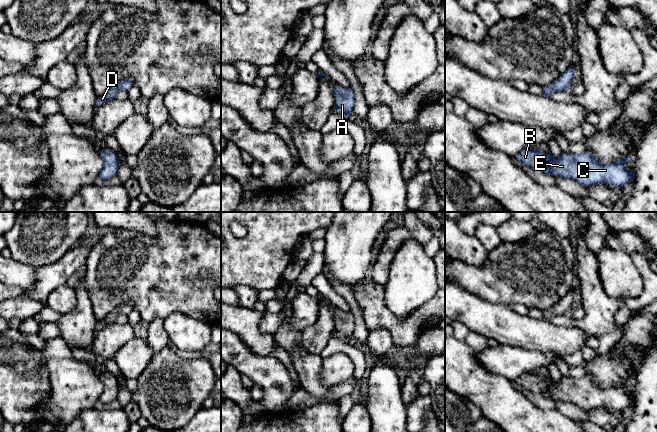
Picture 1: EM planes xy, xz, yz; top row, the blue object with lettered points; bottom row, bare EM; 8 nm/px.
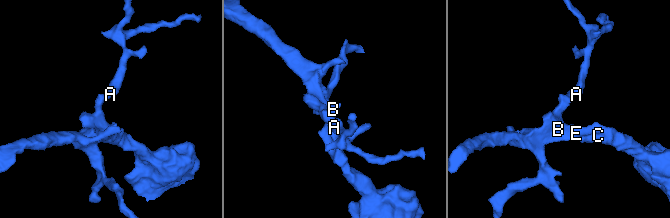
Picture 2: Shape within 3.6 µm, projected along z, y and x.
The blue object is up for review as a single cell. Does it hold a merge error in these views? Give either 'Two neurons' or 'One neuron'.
One neuron

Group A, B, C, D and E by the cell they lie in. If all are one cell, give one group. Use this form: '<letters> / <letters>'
A B C D E

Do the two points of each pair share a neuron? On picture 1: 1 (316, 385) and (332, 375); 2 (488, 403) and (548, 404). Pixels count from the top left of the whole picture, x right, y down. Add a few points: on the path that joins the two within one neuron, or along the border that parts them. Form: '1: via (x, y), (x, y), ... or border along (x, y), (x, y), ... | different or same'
1: border along (323, 359), (321, 381), (329, 387) | different
2: border along (515, 390), (522, 393), (542, 409), (554, 409) | different

